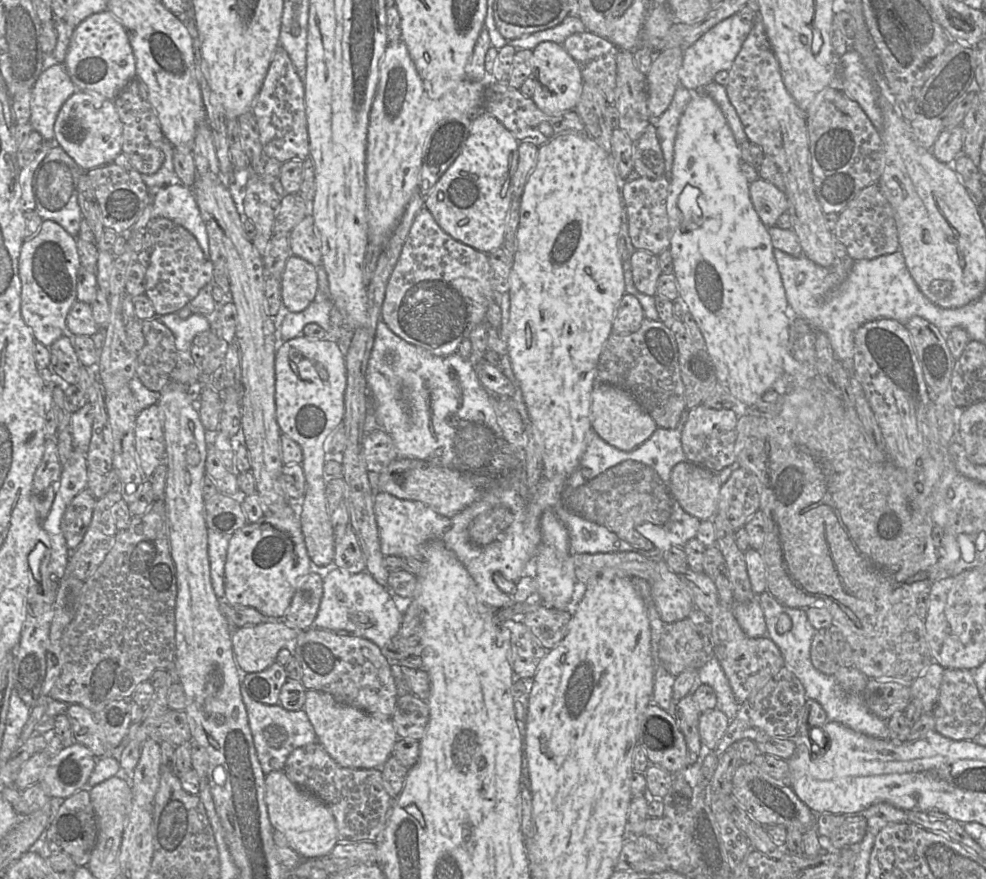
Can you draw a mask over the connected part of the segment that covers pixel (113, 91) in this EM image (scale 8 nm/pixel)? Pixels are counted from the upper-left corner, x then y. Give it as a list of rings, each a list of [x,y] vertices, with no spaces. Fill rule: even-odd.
[[[108,11],[94,13],[74,29],[64,60],[66,70],[78,90],[114,100],[136,75],[136,62],[128,34]]]

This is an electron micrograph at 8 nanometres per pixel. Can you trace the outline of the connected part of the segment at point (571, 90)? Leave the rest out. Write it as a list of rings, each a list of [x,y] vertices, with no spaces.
[[[546,41],[532,50],[532,75],[535,90],[532,100],[546,114],[558,114],[575,110],[578,104],[583,78],[577,62],[568,54],[561,44]]]

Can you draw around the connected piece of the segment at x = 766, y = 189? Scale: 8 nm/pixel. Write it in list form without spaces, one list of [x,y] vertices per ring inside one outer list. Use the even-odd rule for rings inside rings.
[[[764,179],[752,182],[749,192],[755,211],[767,228],[774,227],[777,219],[788,211],[786,194]]]

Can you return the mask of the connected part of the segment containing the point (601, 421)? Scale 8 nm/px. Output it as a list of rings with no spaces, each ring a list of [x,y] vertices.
[[[596,384],[593,388],[590,422],[592,429],[605,442],[622,451],[632,451],[639,447],[658,427],[630,392],[610,384]]]

